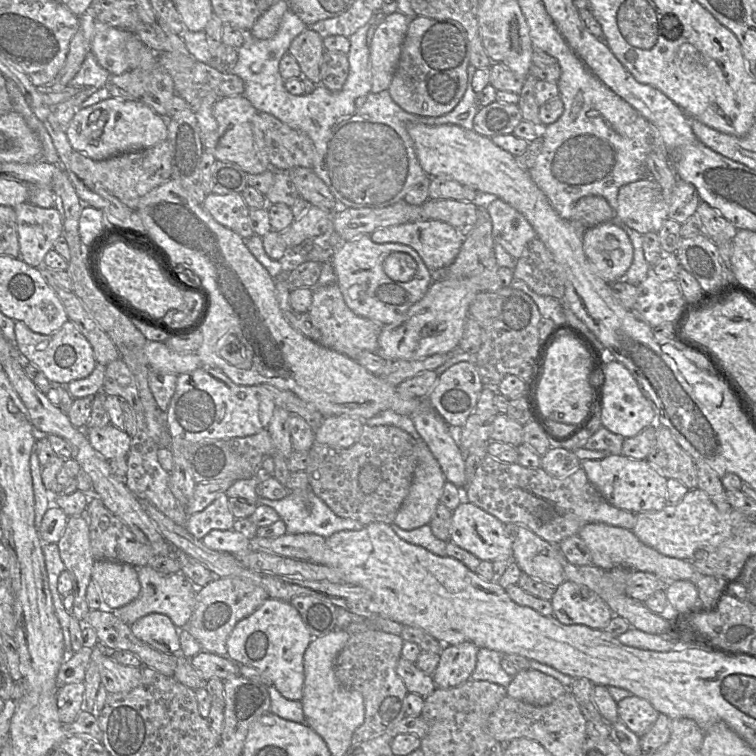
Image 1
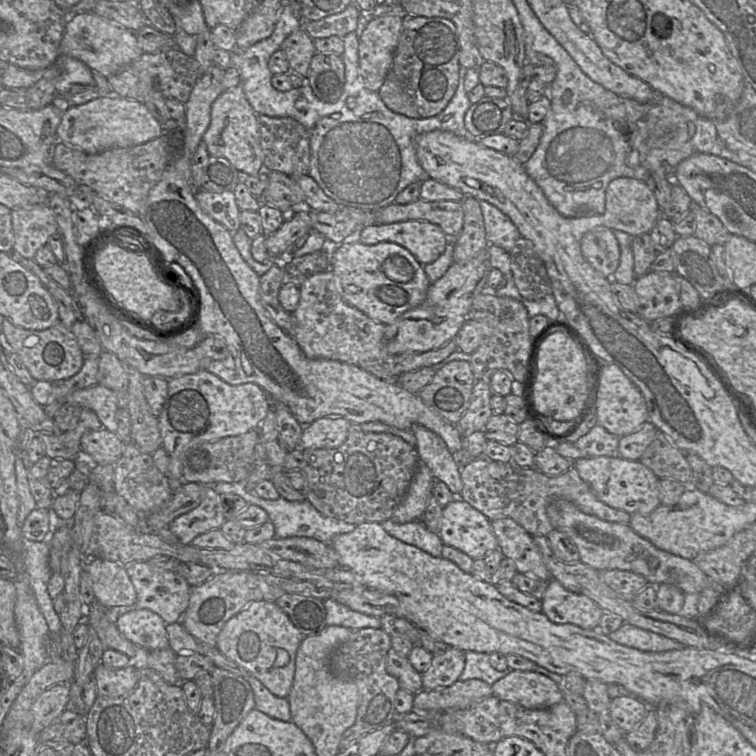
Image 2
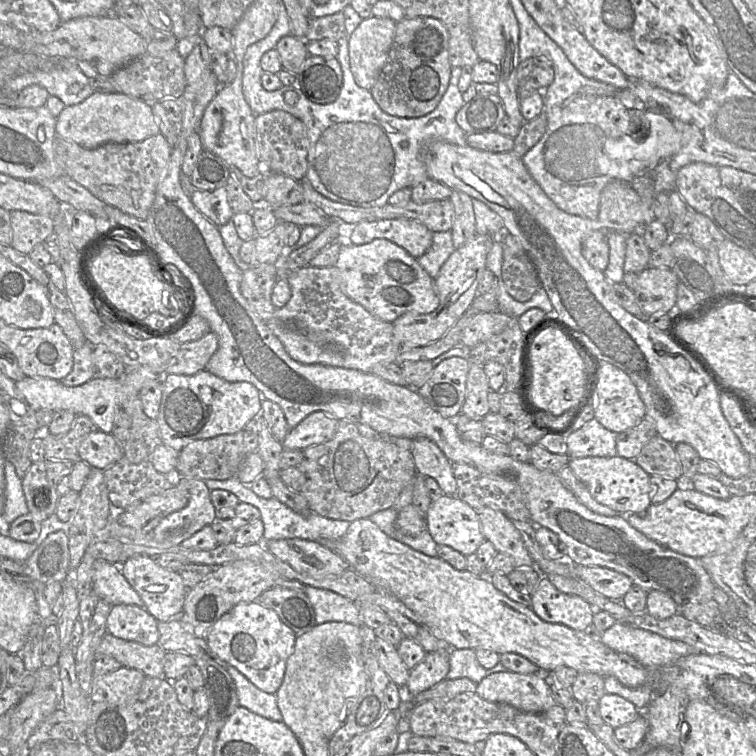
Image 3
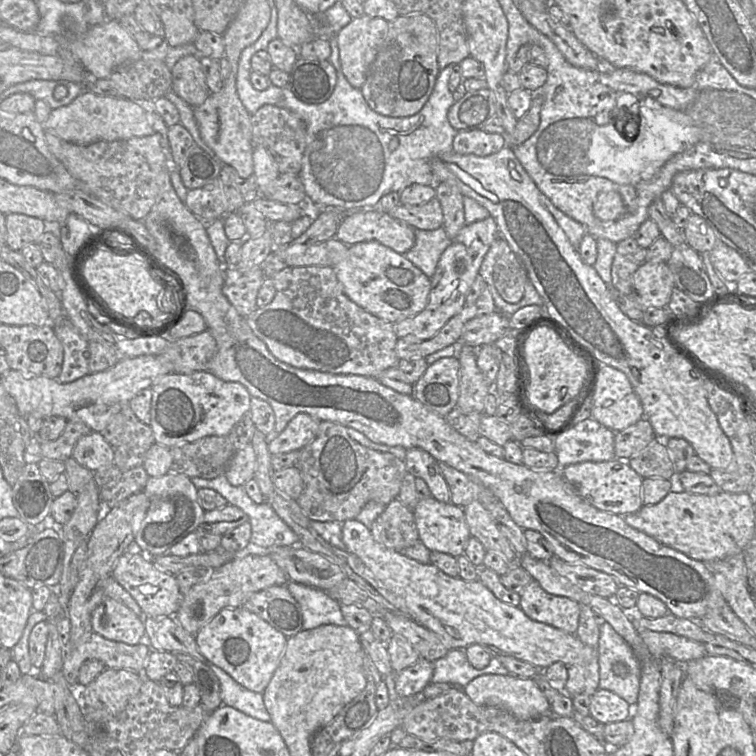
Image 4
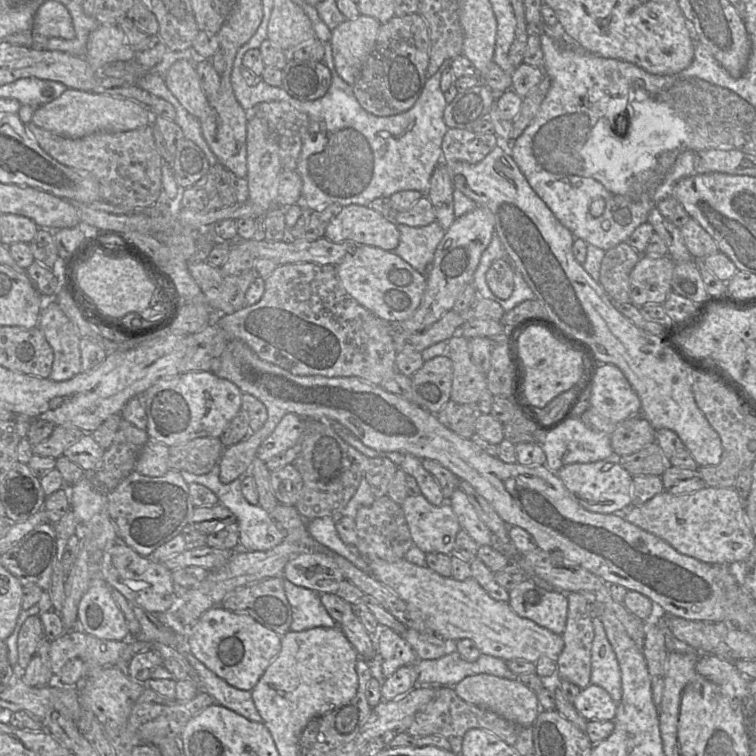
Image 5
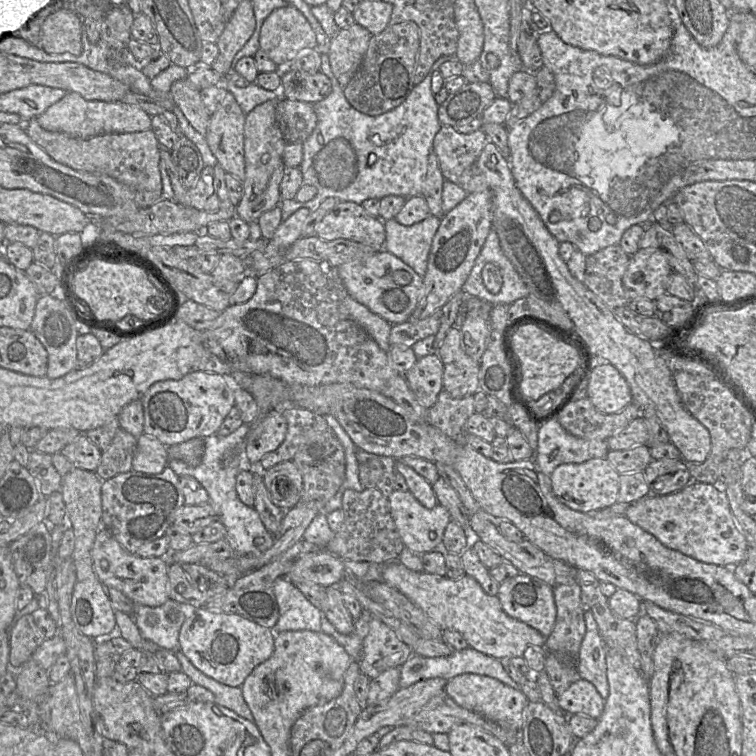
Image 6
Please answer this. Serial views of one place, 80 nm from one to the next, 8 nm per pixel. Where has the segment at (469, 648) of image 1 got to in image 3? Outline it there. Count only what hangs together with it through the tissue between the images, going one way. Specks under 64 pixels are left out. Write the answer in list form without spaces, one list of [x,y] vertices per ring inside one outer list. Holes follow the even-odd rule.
[[[448,650],[426,653],[422,661],[410,670],[405,689],[415,696],[445,680],[449,668]]]

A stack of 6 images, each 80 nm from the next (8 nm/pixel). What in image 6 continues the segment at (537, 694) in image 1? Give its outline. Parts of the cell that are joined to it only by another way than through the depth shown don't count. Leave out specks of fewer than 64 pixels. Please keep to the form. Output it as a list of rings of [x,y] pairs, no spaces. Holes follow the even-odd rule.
[[[462,674],[447,681],[445,693],[460,707],[473,711],[492,721],[506,731],[518,735],[521,742],[521,728],[523,725],[523,709],[528,699],[523,692],[485,675]]]

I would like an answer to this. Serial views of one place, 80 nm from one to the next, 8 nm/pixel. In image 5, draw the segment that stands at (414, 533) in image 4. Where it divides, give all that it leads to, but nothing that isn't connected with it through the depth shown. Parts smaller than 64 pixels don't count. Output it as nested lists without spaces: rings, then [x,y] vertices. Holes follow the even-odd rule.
[[[388,495],[376,498],[370,506],[360,507],[354,521],[357,532],[354,548],[366,559],[380,558],[395,562],[404,558],[407,551],[414,546],[401,506]]]

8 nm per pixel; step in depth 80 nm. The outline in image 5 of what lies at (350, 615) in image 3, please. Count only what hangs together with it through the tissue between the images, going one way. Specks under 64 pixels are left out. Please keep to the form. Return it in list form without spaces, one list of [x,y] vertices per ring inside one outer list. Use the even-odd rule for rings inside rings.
[[[285,578],[283,585],[292,609],[290,631],[298,632],[317,627],[332,628],[337,625],[321,603],[321,593],[297,586]]]

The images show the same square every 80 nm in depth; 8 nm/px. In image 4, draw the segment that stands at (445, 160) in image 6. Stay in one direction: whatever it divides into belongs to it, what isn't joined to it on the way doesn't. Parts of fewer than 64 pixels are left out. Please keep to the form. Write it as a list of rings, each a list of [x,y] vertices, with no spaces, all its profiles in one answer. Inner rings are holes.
[[[481,130],[458,131],[453,140],[453,152],[461,155],[488,156],[507,146],[507,135]]]

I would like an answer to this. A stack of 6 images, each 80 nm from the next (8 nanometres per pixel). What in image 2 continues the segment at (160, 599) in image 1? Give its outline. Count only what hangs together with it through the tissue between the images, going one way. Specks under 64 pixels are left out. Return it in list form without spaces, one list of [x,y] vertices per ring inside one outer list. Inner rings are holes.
[[[149,561],[134,562],[127,565],[126,570],[137,593],[136,603],[131,609],[148,609],[158,614],[166,624],[184,623],[192,587],[183,576],[158,568]]]

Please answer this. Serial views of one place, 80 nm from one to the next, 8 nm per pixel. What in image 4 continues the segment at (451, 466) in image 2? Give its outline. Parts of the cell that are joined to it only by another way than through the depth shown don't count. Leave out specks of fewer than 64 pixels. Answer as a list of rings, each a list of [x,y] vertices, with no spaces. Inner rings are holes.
[[[411,448],[406,453],[406,470],[409,474],[423,479],[431,497],[443,503],[450,503],[450,490],[440,472],[439,462],[428,452],[420,448]]]

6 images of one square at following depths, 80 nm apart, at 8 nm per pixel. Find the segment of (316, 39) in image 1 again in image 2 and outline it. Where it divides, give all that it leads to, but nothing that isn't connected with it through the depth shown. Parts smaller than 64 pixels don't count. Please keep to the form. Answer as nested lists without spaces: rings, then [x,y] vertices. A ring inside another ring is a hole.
[[[301,29],[289,35],[283,41],[280,50],[287,56],[290,72],[306,77],[311,59],[317,53],[314,40]]]

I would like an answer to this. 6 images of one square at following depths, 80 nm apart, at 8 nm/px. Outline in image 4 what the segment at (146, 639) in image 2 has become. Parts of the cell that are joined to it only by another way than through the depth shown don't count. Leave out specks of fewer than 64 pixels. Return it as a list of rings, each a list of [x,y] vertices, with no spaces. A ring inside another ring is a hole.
[[[105,597],[91,615],[94,633],[109,640],[127,644],[144,643],[146,632],[144,614],[136,614],[126,605]]]

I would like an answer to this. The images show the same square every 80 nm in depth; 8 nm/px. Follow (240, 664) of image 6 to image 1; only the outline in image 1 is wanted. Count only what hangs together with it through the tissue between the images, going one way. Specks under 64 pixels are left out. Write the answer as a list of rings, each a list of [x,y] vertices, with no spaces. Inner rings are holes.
[[[268,598],[251,615],[240,620],[227,639],[227,656],[238,664],[256,668],[263,676],[272,681],[282,696],[289,700],[300,701],[304,687],[304,653],[312,641],[309,630],[305,626],[299,612],[290,603],[279,599]]]

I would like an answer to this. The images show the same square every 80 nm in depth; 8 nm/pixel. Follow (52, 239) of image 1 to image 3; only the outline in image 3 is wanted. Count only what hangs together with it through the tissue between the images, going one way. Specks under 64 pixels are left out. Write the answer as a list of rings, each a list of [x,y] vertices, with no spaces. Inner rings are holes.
[[[19,210],[10,211],[10,225],[10,246],[26,255],[55,230],[53,218]]]

